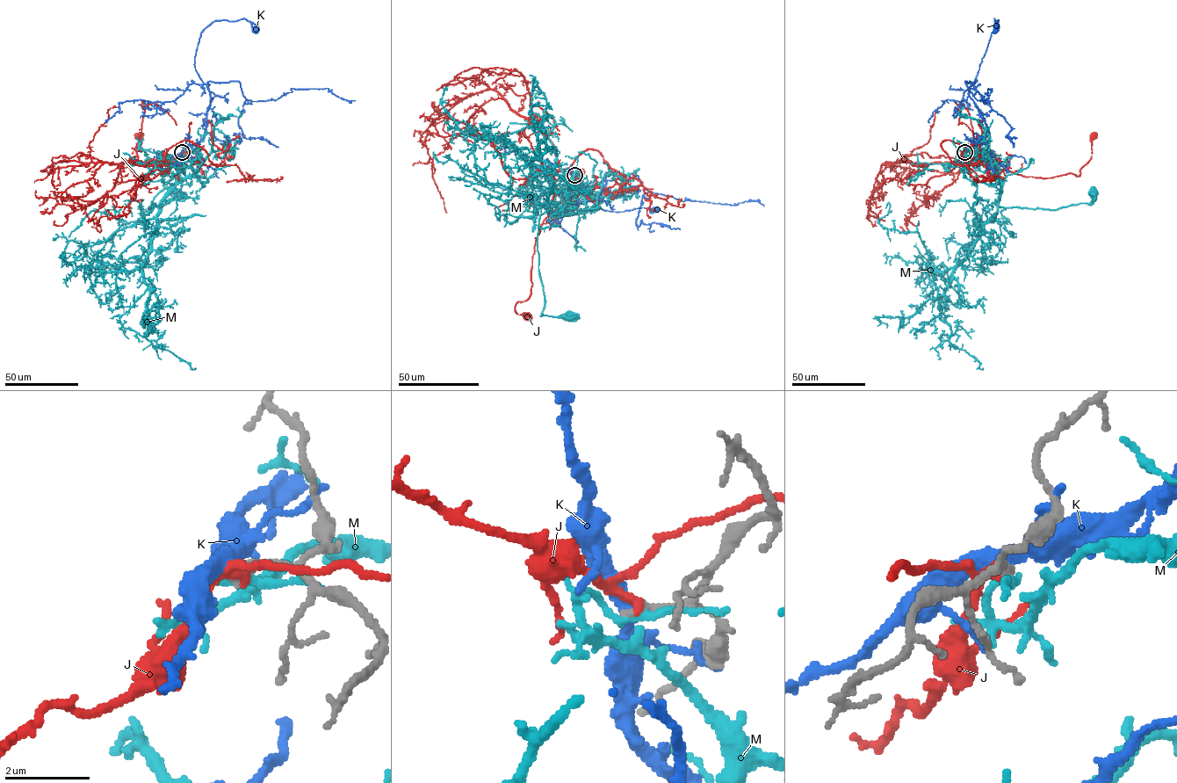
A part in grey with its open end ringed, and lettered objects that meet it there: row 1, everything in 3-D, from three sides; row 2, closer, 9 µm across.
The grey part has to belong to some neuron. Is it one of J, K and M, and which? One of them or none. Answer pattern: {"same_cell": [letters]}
{"same_cell": ["J"]}

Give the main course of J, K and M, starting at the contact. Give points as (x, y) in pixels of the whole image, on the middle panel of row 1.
J: (574, 176), (559, 170), (551, 177), (552, 203), (535, 242), (530, 293), (515, 307), (516, 313), (527, 315)
K: (574, 176), (584, 192), (598, 202), (605, 179), (588, 192), (590, 199), (601, 209), (619, 212), (655, 208)
M: (574, 176), (587, 208), (573, 213), (544, 213), (537, 237), (545, 299), (542, 312), (566, 318)

